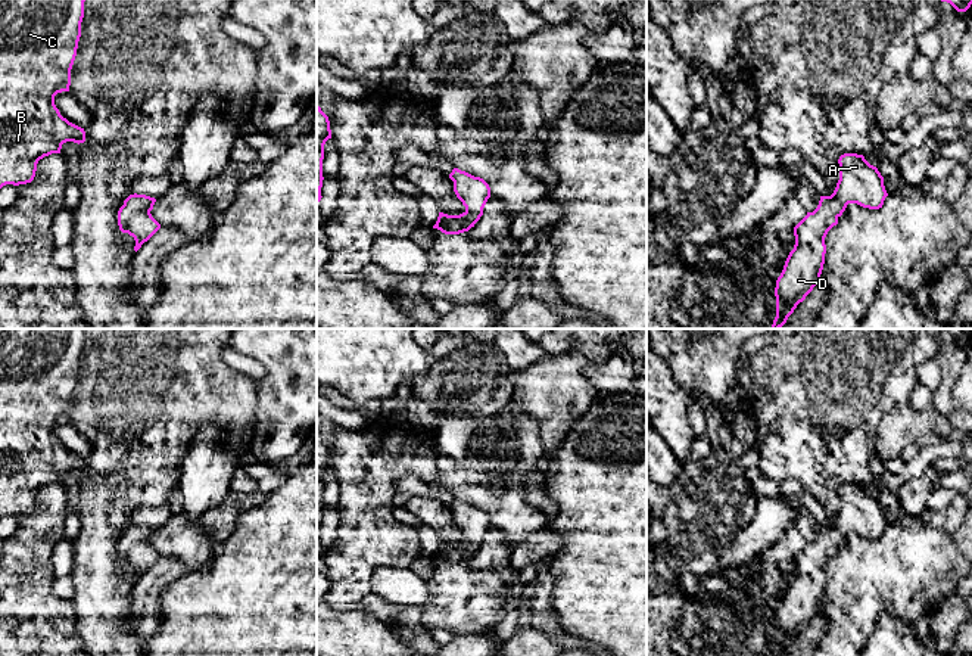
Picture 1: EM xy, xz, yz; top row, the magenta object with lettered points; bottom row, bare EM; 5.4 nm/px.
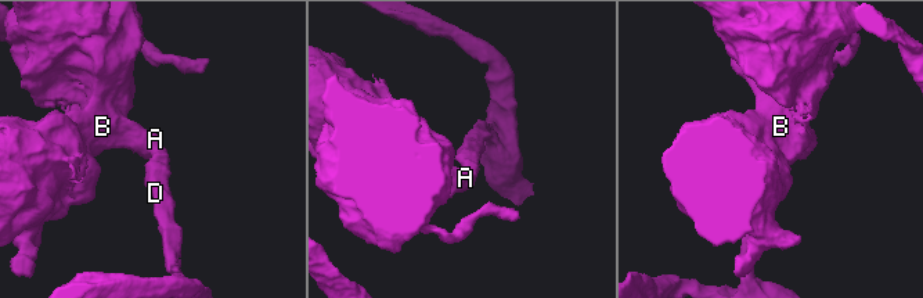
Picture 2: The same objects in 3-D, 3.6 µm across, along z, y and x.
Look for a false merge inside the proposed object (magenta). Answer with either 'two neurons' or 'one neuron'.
one neuron

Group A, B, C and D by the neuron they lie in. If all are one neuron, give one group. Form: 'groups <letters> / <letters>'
groups A B C D

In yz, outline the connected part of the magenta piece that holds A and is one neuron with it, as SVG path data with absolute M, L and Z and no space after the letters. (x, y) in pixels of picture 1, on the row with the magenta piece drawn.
M844 153L838 159L839 180L831 196L820 196L819 205L794 227L795 245L789 252L783 270L776 280L776 317L770 329L781 329L797 305L806 299L814 286L820 285L820 274L825 264L828 231L838 224L848 203L857 203L863 208L879 209L888 196L884 177L876 167L870 165L863 155Z

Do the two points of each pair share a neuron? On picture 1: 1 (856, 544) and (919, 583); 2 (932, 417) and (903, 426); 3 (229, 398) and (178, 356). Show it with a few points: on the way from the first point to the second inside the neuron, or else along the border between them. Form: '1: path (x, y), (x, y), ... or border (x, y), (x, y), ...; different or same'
1: path (872, 560), (885, 574), (903, 574); same
2: path (925, 422), (910, 425); same
3: path (217, 391), (190, 367); same

